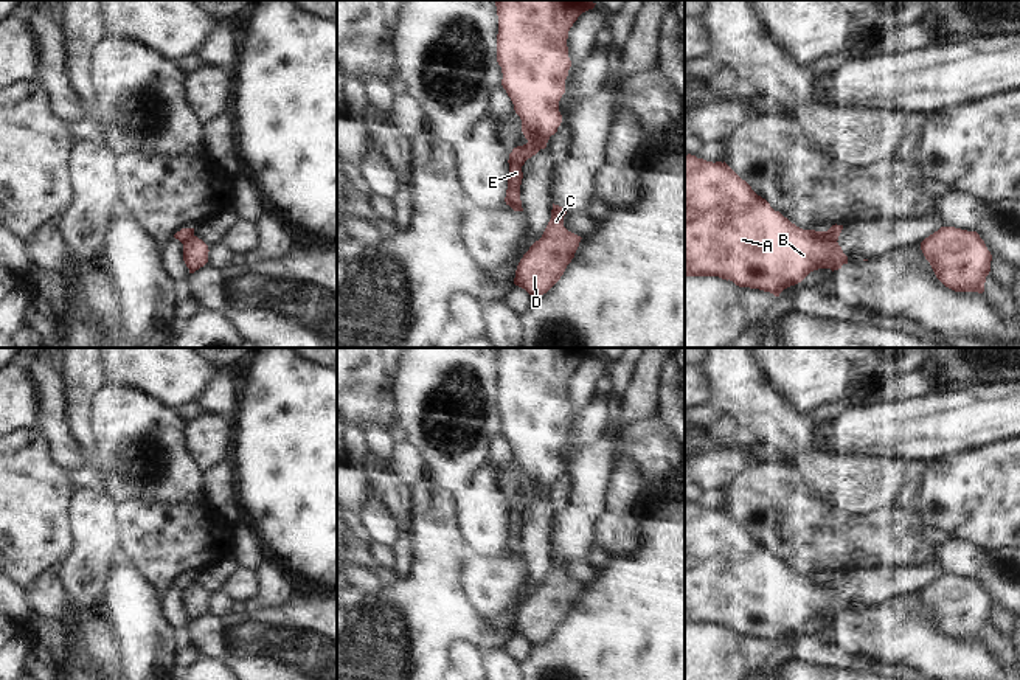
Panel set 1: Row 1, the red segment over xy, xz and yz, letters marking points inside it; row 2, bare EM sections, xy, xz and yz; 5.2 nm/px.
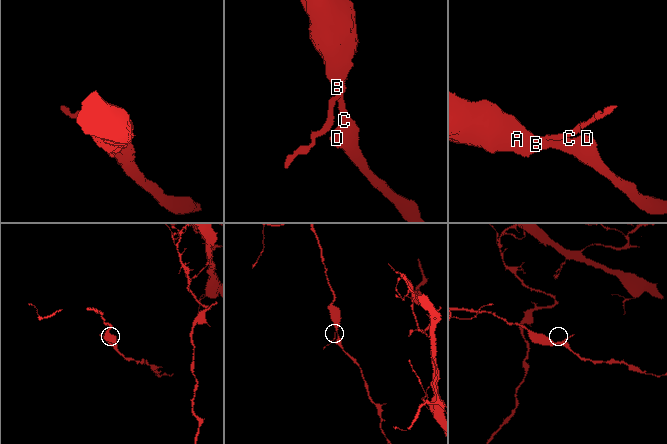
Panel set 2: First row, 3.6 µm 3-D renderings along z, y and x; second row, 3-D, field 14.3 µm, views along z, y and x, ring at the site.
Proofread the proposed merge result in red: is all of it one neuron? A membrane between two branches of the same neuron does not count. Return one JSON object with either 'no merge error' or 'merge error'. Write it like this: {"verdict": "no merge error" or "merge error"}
{"verdict": "merge error"}

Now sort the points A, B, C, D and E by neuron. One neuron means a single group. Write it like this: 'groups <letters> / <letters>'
groups A B C D / E

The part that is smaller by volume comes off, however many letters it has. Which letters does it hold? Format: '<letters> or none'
E

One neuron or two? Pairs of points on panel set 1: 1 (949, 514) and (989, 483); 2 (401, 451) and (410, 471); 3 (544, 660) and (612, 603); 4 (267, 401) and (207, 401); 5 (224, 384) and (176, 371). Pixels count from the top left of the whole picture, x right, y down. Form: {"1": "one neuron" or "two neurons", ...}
{"1": "one neuron", "2": "one neuron", "3": "one neuron", "4": "two neurons", "5": "two neurons"}

